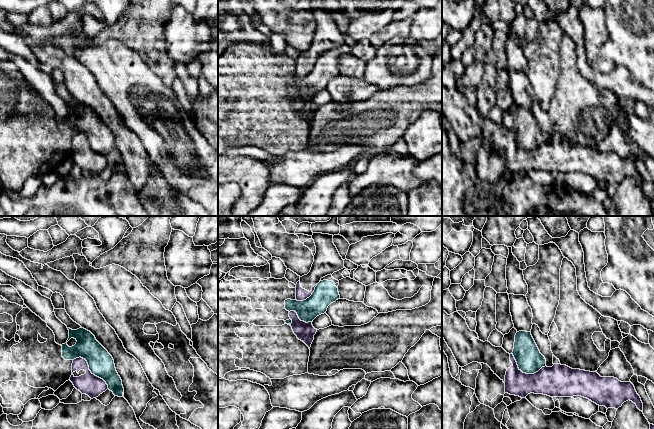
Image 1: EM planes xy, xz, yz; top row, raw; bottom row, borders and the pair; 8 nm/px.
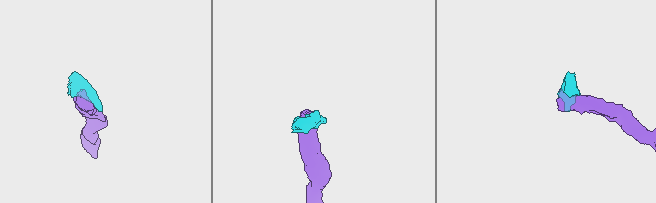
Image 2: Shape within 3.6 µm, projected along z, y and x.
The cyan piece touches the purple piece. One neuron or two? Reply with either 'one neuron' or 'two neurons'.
two neurons

